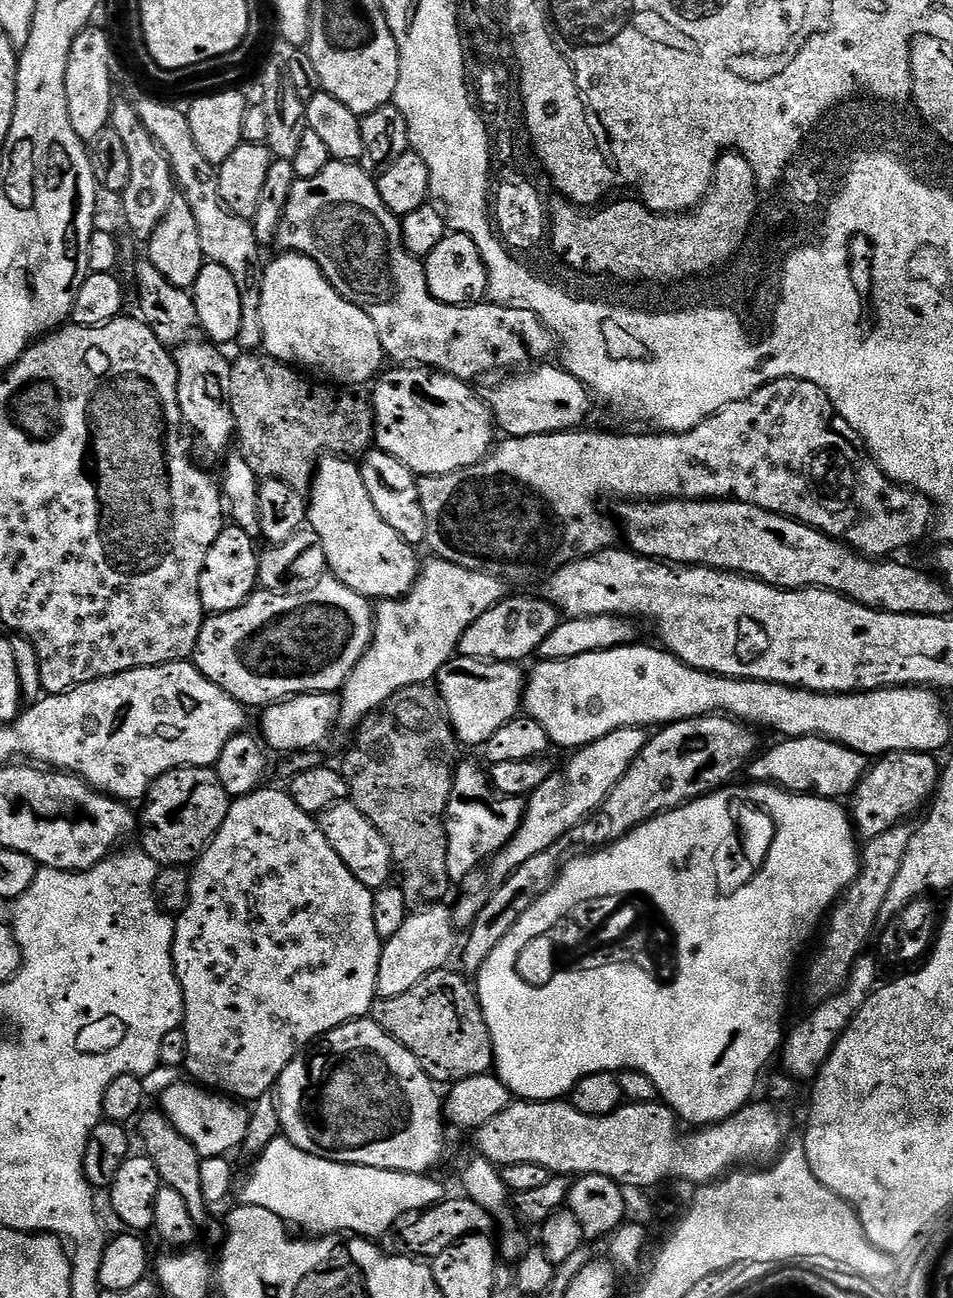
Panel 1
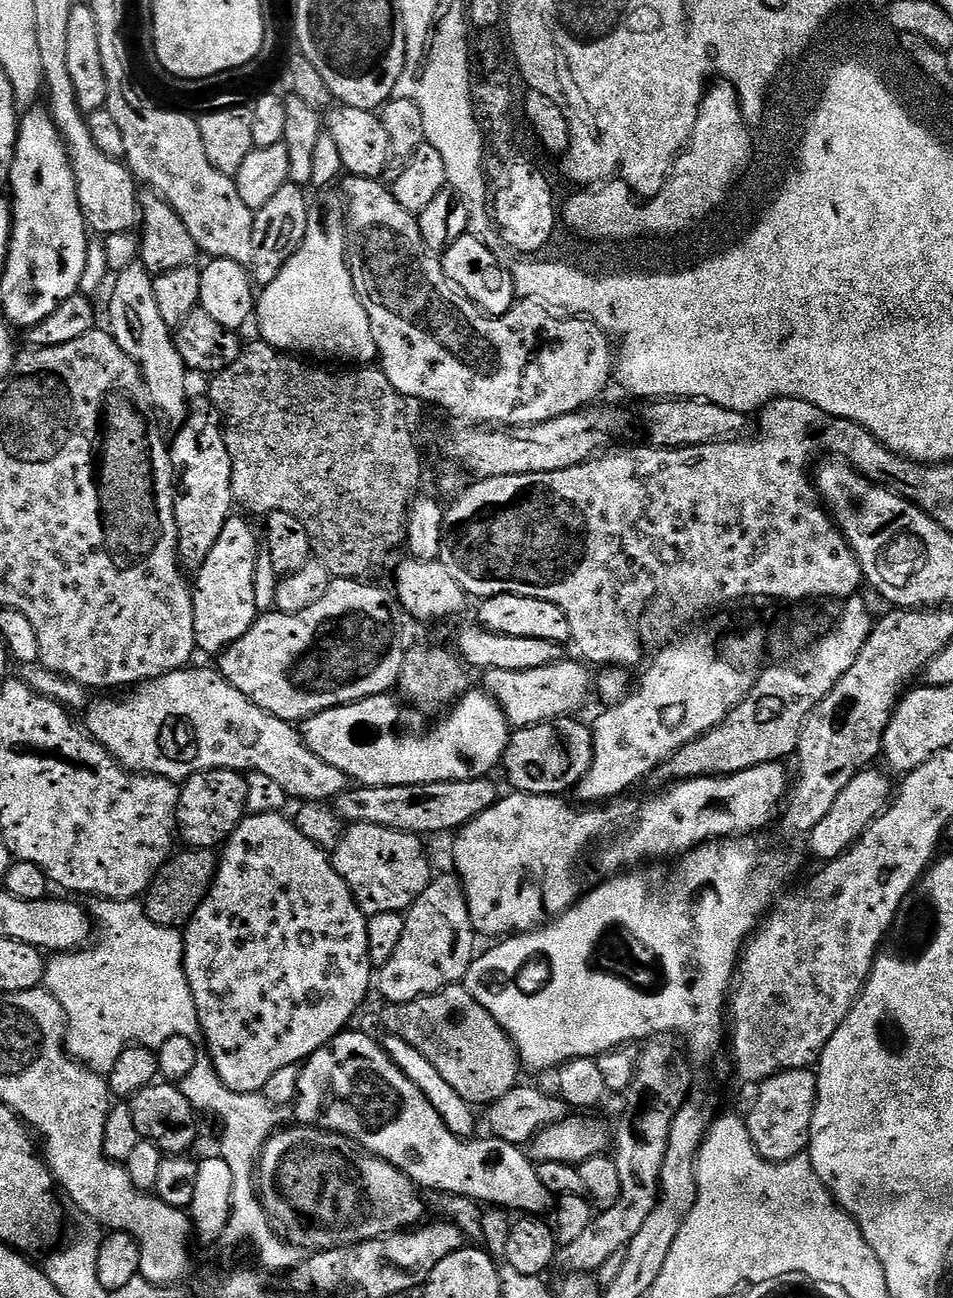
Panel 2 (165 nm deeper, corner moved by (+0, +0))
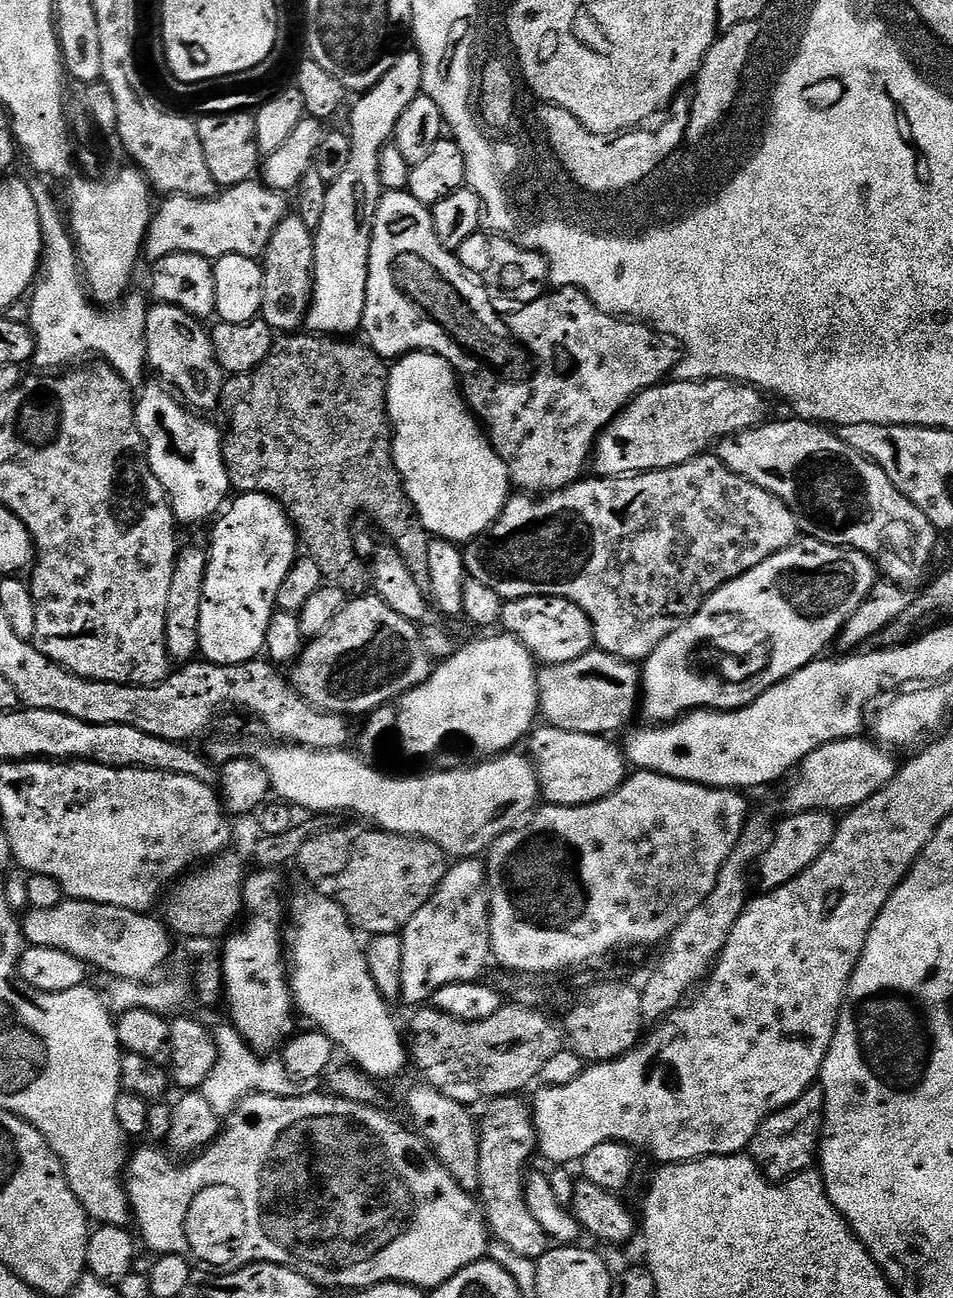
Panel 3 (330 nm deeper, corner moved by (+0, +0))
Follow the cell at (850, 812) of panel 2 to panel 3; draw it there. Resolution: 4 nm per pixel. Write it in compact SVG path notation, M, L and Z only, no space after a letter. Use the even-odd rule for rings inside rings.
M793 812L785 815L780 825L775 825L760 859L754 865L754 876L760 879L764 892L773 892L778 886L786 886L806 866L818 862L822 850L830 846L836 833L837 817L831 812Z

